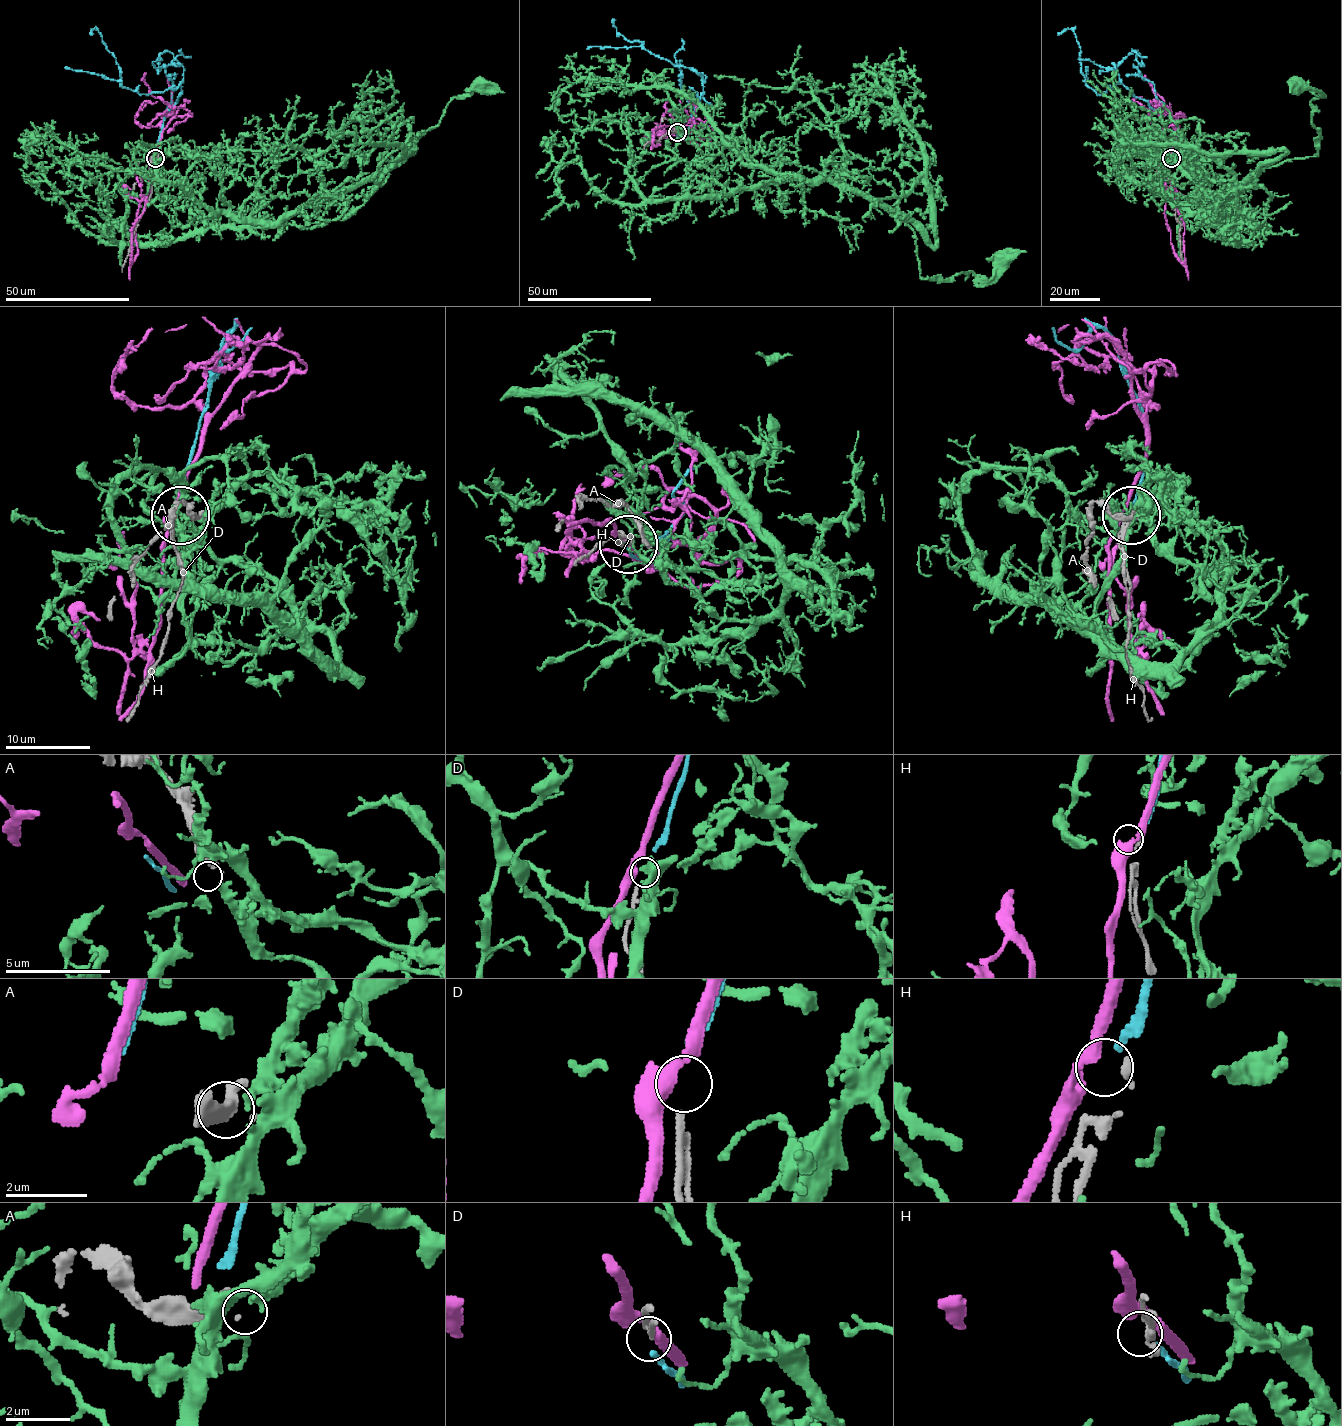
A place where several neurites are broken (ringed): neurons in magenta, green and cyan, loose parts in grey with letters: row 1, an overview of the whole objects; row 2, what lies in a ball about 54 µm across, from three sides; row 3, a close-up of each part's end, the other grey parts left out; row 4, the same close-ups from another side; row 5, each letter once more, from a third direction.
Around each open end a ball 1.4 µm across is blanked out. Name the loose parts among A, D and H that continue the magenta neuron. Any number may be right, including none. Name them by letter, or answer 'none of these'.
none of these

